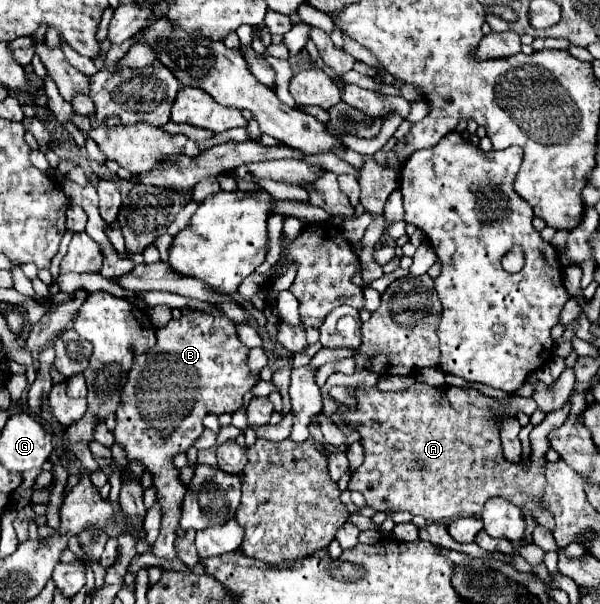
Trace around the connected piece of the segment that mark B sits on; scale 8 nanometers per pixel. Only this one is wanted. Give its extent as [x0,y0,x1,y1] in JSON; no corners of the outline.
[113,311,259,559]

